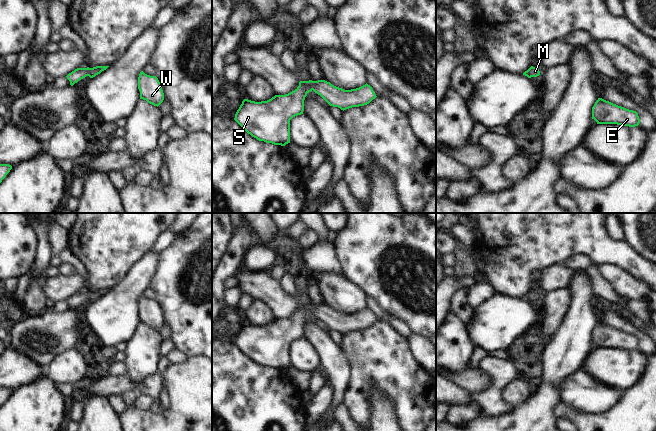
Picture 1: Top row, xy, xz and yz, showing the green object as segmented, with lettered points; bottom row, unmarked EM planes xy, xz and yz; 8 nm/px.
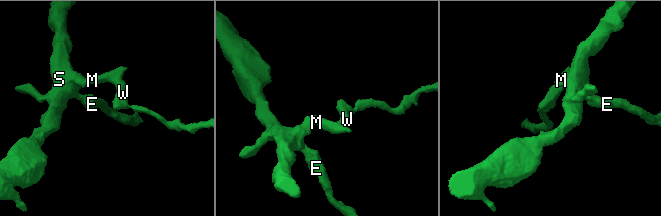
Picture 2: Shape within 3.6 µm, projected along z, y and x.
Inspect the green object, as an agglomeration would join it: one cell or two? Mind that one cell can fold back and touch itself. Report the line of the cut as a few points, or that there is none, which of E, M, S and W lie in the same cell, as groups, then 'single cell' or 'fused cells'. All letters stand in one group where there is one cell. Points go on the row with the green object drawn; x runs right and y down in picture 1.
no cut; E M S W; single cell

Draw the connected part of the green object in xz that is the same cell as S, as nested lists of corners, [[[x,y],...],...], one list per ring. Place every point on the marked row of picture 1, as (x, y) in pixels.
[[[325,80],[300,81],[294,91],[275,95],[267,101],[244,99],[234,120],[257,140],[285,146],[290,143],[290,120],[303,114],[305,97],[312,90],[330,106],[343,111],[367,105],[377,97],[367,83],[356,89],[344,90]]]

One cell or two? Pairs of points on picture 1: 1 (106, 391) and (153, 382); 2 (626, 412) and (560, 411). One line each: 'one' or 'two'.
1: one
2: one

